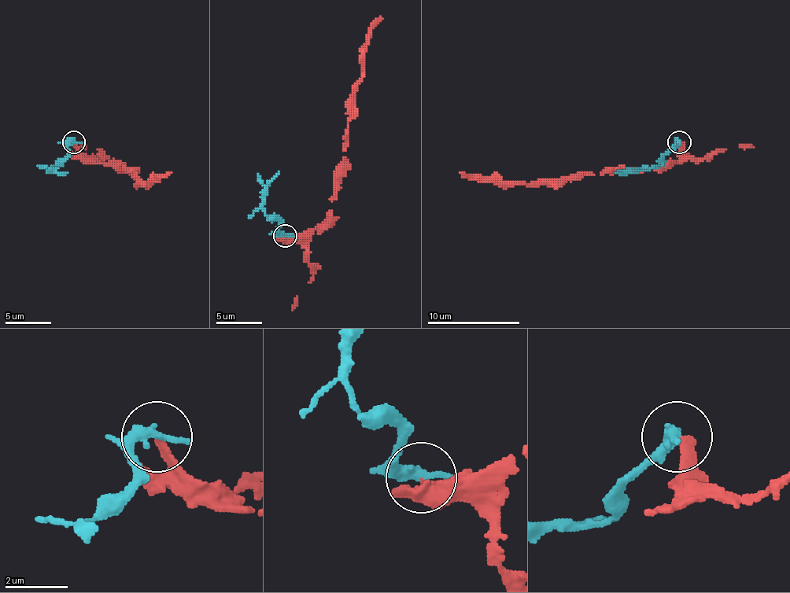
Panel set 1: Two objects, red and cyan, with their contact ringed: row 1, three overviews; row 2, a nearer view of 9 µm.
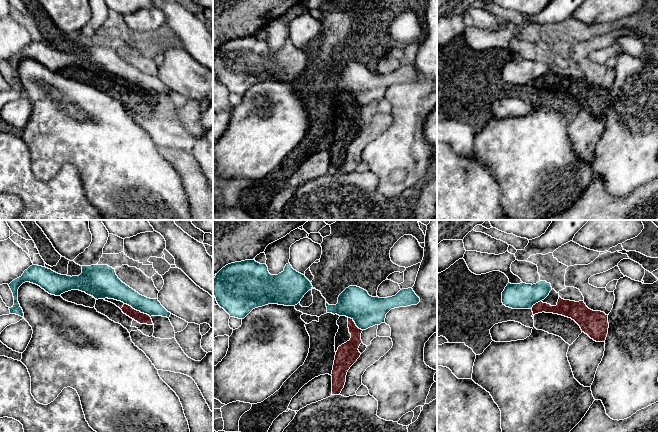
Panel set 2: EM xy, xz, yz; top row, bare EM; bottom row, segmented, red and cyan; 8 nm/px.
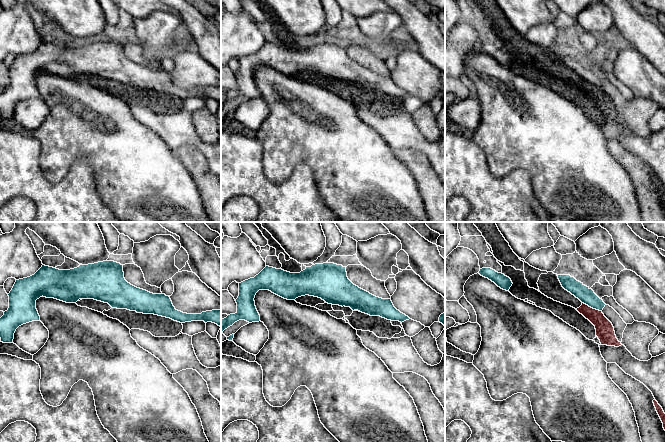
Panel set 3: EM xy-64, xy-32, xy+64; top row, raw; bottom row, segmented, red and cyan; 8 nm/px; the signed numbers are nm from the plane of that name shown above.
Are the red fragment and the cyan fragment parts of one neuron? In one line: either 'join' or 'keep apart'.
keep apart

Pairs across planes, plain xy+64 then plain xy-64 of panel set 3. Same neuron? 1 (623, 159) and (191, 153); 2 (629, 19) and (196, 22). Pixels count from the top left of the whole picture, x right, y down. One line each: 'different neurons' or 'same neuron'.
1: same neuron
2: same neuron

